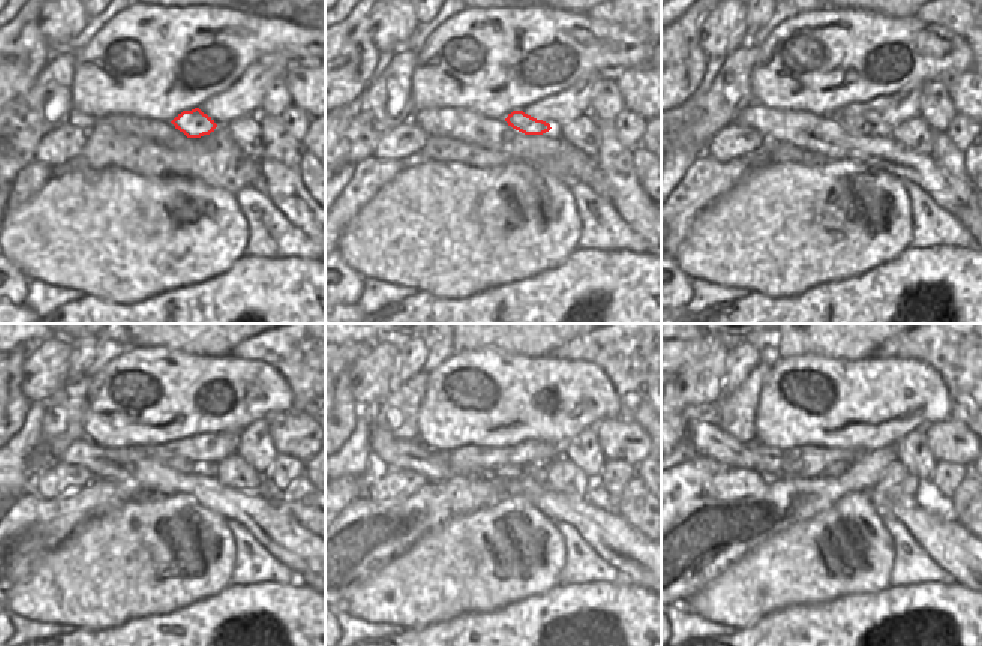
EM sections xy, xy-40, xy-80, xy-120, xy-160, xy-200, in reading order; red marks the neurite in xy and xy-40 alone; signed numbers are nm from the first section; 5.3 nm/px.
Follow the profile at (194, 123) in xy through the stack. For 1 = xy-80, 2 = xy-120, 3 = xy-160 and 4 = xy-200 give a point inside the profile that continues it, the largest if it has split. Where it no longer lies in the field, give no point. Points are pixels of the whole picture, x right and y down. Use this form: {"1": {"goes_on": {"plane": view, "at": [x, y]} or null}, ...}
{"1": {"goes_on": {"plane": "xy-80", "at": [855, 125]}}, "2": {"goes_on": {"plane": "xy-120", "at": [182, 465]}}, "3": {"goes_on": {"plane": "xy-160", "at": [505, 471]}}, "4": {"goes_on": {"plane": "xy-200", "at": [837, 468]}}}

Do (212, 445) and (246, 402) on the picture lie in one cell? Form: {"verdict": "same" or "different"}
{"verdict": "different"}

